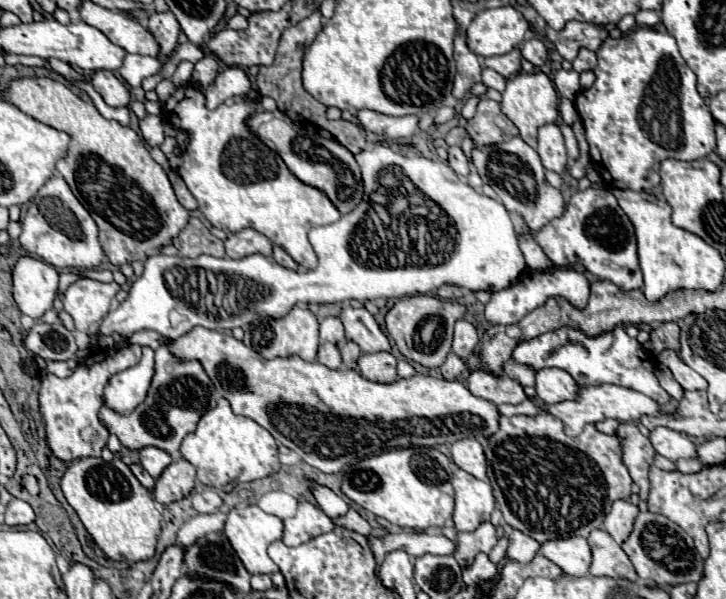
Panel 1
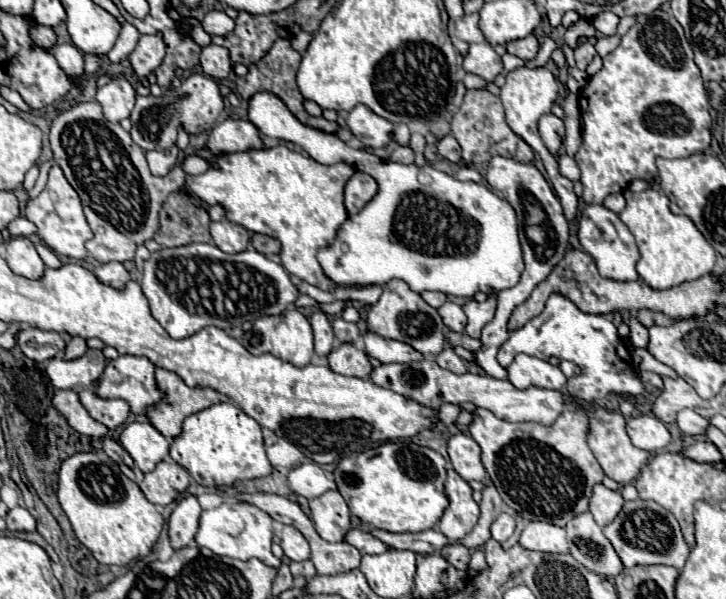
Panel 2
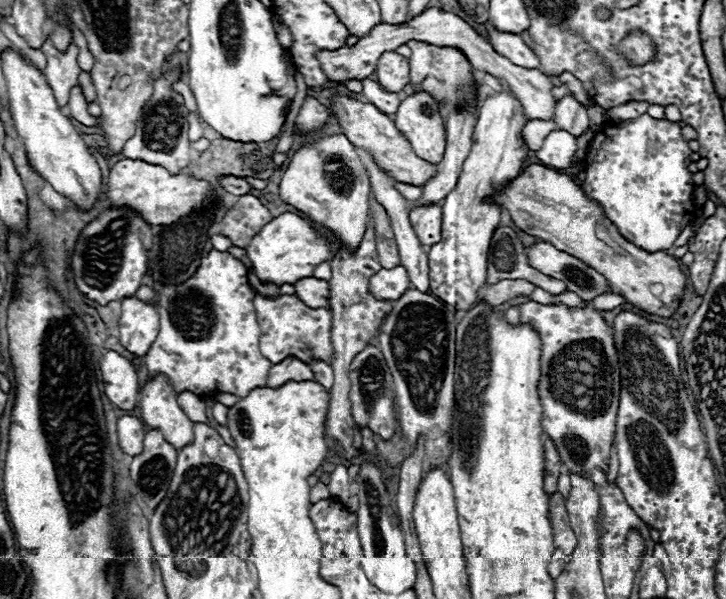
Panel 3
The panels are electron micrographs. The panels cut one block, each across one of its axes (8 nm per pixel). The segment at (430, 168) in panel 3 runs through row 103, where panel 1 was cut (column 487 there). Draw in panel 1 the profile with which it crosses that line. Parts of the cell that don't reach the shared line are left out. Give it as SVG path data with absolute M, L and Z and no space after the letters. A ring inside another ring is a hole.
M490 326L486 330L486 334L482 336L482 362L488 364L486 370L490 370L492 374L500 374L502 372L502 364L512 358L514 346L516 346L516 340L504 334L504 326Z

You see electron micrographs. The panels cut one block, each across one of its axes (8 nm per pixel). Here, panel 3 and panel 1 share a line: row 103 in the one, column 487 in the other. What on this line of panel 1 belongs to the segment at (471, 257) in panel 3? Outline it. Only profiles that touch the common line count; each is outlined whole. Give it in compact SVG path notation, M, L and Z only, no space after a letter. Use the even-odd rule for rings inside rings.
M464 470L452 474L452 486L456 490L454 526L458 532L472 532L480 522L488 520L496 508L492 488L488 482L482 482Z

